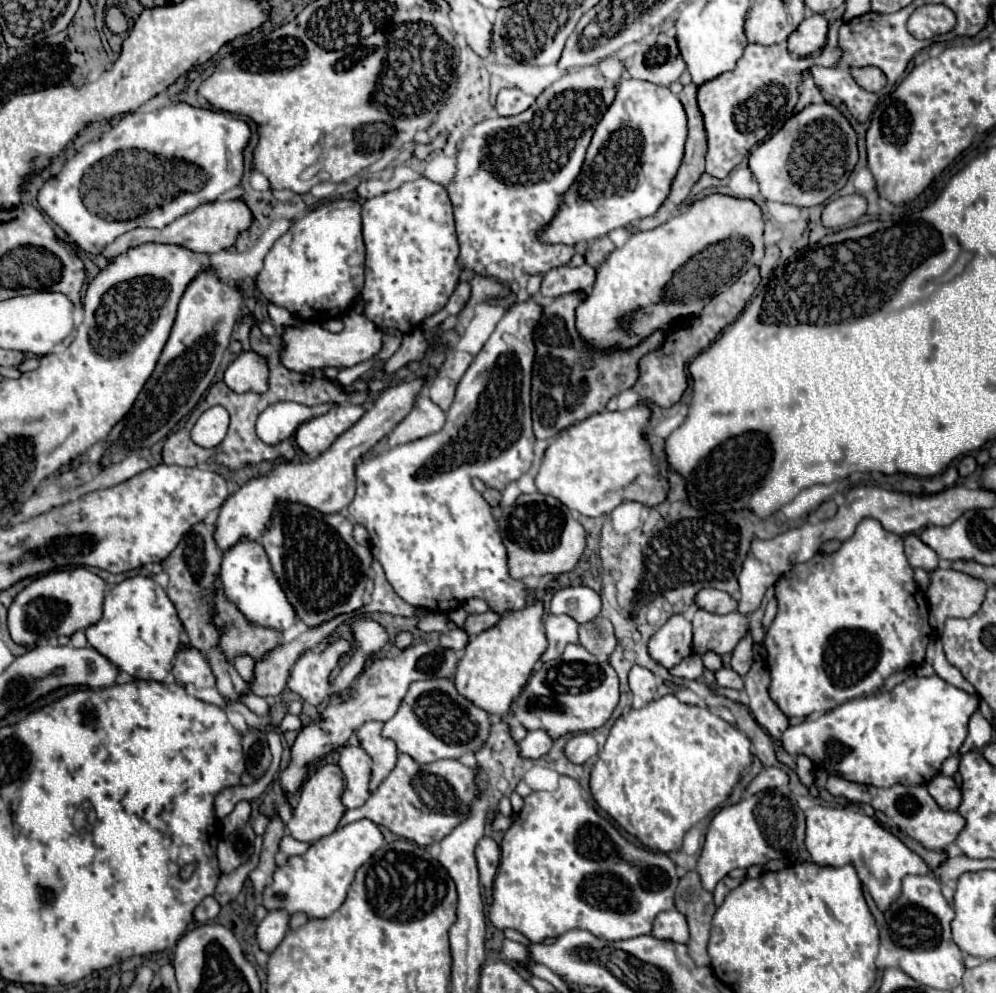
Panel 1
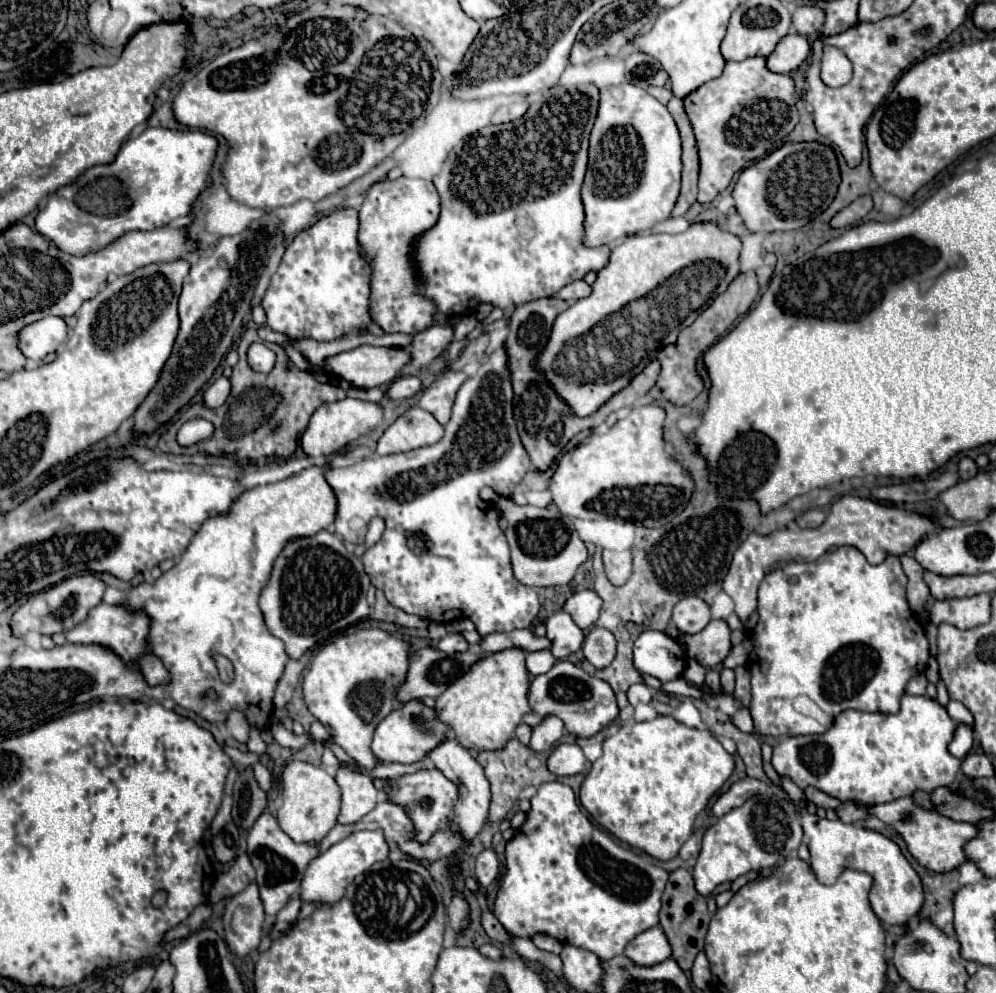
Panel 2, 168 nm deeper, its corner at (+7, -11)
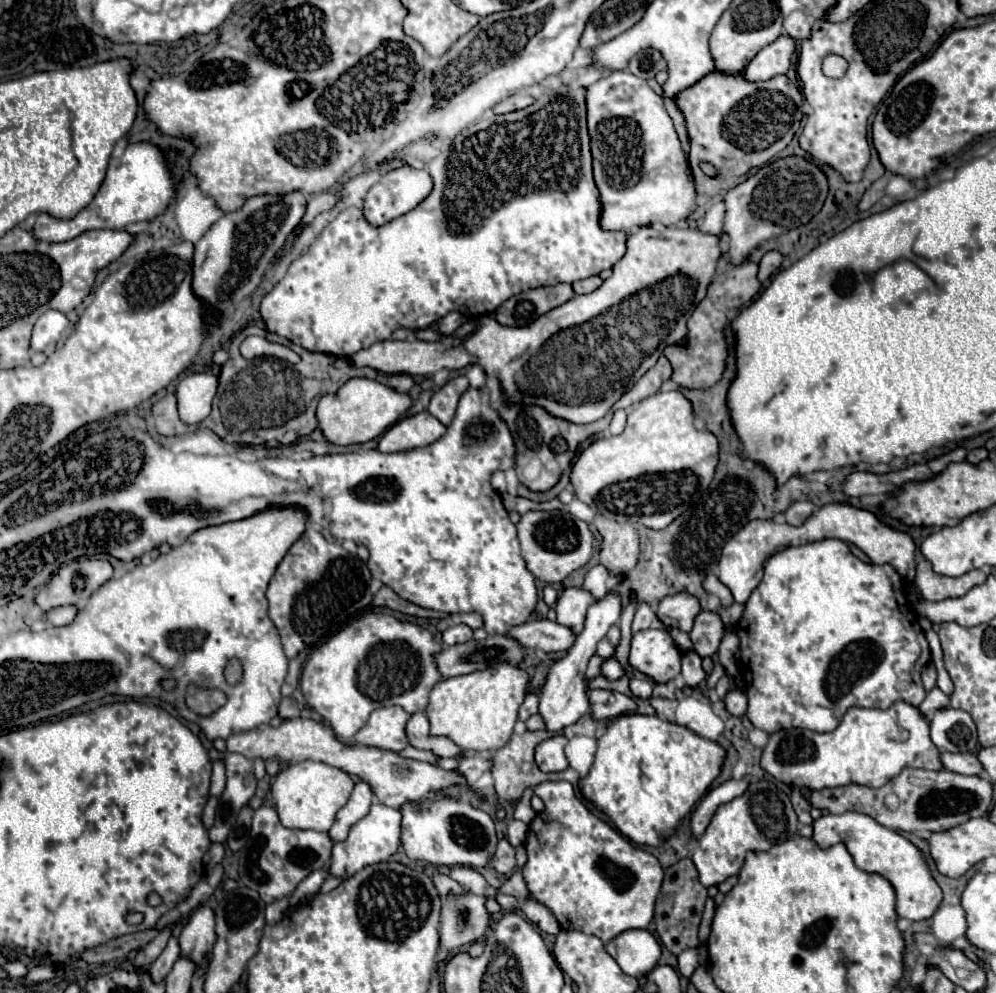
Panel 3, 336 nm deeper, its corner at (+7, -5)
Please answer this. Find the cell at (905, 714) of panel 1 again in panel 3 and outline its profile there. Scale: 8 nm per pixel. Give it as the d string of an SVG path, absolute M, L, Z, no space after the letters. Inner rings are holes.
M903 701L895 703L889 709L863 709L851 707L845 717L841 719L839 727L831 733L815 733L805 729L787 729L769 735L769 741L761 755L761 767L773 775L777 781L793 787L809 787L809 789L825 789L825 787L839 787L839 785L871 785L879 787L891 781L891 777L899 775L905 767L921 767L939 771L939 751L931 745L929 737L929 723L921 717L919 709L907 705Z

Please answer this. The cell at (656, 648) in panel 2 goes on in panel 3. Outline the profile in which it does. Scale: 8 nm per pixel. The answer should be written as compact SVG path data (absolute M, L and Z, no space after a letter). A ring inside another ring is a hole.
M645 629L631 639L629 663L655 683L667 683L681 673L681 651L665 629Z

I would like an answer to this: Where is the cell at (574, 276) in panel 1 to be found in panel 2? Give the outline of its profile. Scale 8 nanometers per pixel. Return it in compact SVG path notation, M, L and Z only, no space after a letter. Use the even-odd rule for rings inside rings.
M573 281L573 283L565 285L555 297L563 299L567 303L575 303L577 299L583 299L583 297L589 297L589 295L591 295L591 287L585 281Z

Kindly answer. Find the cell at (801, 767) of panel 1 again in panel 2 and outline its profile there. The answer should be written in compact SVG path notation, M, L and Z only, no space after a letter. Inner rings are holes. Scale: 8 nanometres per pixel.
M803 799L801 807L801 825L805 837L809 837L809 853L811 853L811 869L815 877L829 885L833 879L841 875L845 869L857 869L869 873L873 877L873 885L869 891L871 909L885 925L901 925L913 919L923 905L923 889L921 879L909 861L903 857L899 847L877 831L869 831L843 821L829 821L807 811L807 802Z

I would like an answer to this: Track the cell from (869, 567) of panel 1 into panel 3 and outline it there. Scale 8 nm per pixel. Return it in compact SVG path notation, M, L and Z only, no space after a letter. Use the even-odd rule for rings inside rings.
M825 539L825 541L807 543L801 547L787 547L783 551L777 551L765 563L763 581L759 583L759 587L751 593L751 597L745 603L737 635L739 635L741 673L745 679L745 695L749 701L747 717L755 727L759 727L767 733L775 733L775 731L791 729L791 727L803 727L803 729L811 729L817 733L825 733L825 731L833 731L839 725L841 717L845 715L845 711L849 707L887 709L897 701L905 701L913 707L919 707L919 703L925 697L925 689L921 683L921 669L929 663L931 655L929 655L929 645L927 645L925 633L919 627L917 615L913 613L913 607L903 591L903 579L899 577L899 573L895 573L895 569L891 565L867 565L867 563L859 561L849 551L849 545L843 541Z

